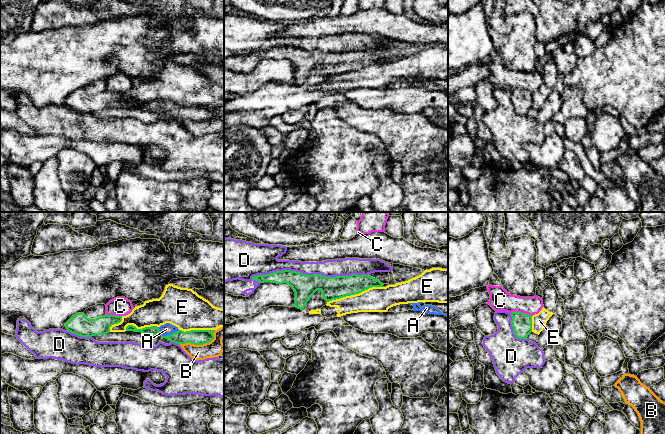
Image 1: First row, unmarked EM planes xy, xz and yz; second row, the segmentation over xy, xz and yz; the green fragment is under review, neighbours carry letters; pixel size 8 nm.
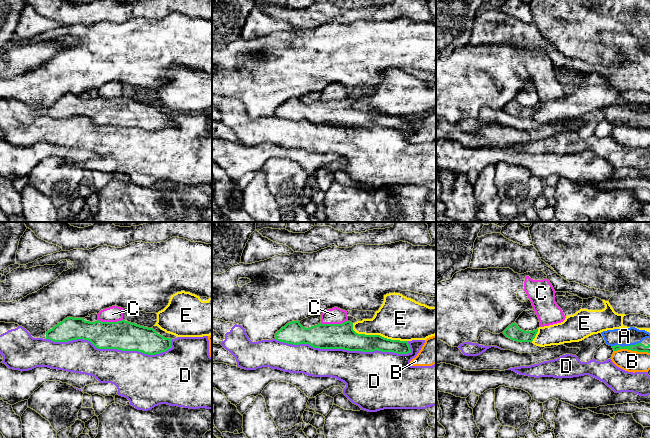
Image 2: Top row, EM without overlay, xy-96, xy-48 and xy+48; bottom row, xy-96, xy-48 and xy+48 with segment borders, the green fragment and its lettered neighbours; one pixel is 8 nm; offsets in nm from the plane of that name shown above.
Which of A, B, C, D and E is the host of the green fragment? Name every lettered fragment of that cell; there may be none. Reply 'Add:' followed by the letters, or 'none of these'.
Add: A

